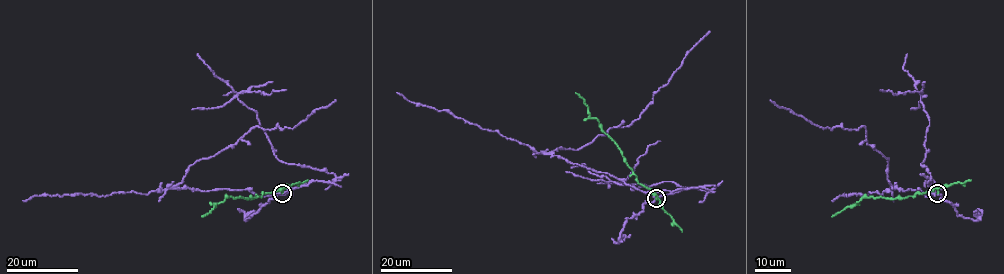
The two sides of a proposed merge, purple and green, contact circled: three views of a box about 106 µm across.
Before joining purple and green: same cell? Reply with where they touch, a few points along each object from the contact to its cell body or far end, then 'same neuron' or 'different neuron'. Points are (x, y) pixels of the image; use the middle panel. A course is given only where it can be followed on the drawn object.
at (656, 198); purple runs (656, 198), (674, 192), (637, 189), (550, 153), (575, 150), (610, 128), (630, 125), (710, 31); green runs (656, 198), (649, 189), (638, 182), (622, 152), (596, 118), (590, 117), (588, 107), (575, 92); different neuron

